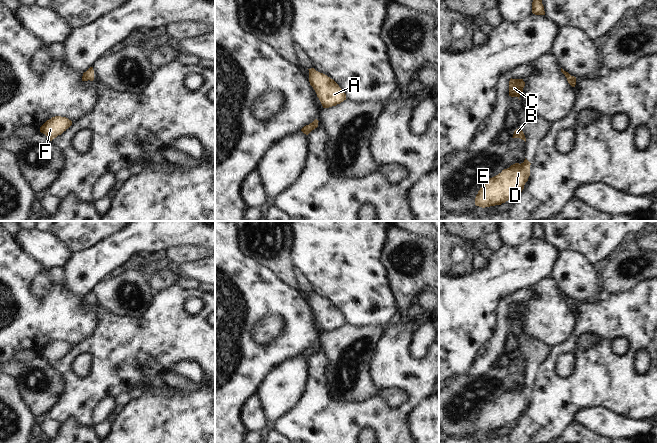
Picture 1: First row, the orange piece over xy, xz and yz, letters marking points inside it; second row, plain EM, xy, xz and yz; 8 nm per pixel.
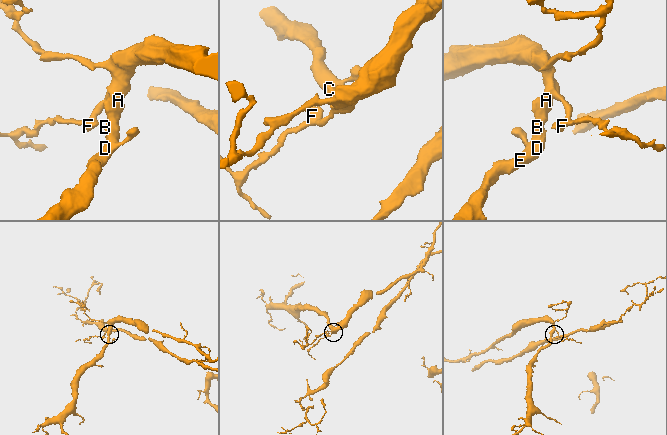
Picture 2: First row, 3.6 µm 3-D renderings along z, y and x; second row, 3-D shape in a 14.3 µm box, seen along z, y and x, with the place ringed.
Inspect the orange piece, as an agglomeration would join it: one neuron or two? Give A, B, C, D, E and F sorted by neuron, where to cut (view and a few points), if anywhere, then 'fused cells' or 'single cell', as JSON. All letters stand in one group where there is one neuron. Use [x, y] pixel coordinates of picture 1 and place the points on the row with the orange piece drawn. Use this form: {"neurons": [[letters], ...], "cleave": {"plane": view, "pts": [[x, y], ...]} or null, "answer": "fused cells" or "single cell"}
{"neurons": [["A", "B", "C", "D", "E", "F"]], "cleave": null, "answer": "single cell"}

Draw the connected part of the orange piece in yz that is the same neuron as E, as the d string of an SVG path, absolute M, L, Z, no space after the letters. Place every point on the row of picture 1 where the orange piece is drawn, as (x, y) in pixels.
M525 158L523 163L515 163L490 178L478 191L475 205L482 208L501 205L518 196L530 176L530 165Z

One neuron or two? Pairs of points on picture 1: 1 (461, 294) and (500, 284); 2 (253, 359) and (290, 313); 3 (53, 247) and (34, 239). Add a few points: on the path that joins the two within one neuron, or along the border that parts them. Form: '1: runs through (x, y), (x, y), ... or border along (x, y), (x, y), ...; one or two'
1: runs through (471, 294), (478, 294), (490, 285); one
2: runs through (267, 357), (290, 334), (290, 327); one
3: runs through (48, 247), (42, 247), (39, 244); one

